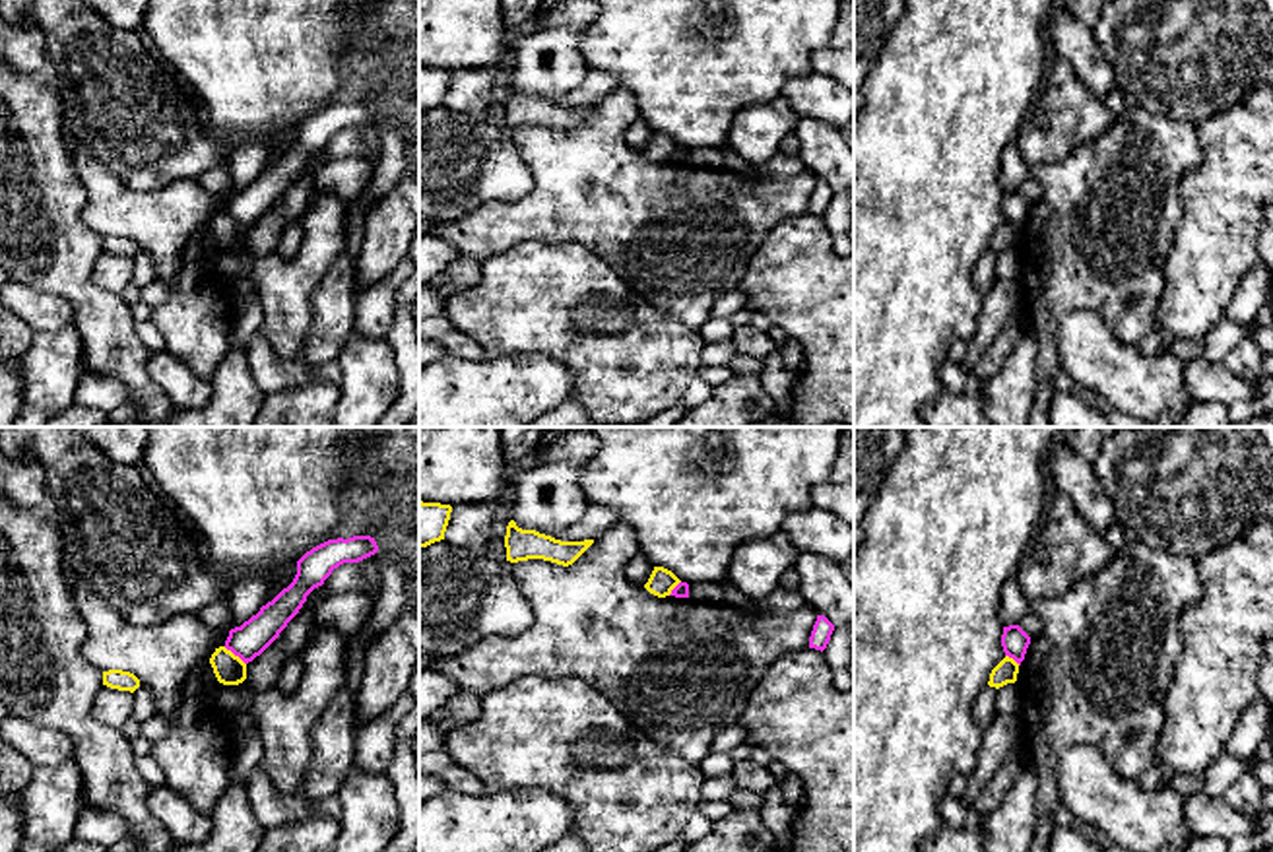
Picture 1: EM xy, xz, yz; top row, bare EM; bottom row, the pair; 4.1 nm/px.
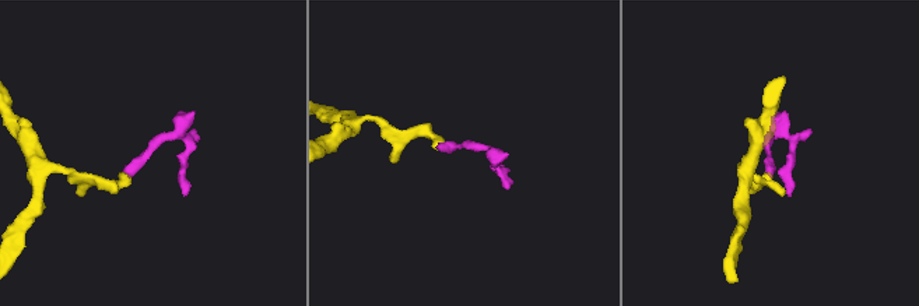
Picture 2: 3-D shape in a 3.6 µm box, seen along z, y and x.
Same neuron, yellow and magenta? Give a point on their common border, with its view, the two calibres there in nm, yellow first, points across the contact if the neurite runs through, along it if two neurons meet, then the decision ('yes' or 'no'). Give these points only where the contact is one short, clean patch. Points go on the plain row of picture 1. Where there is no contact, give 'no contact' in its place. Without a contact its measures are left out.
meets yellow in xy at (233, 220); 130 nm thick on the yellow side, 150 nm on the other; border along xy (224, 212), (245, 229); no

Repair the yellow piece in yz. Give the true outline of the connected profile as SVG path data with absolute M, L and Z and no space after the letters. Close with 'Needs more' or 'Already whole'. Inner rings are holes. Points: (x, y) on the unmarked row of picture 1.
M1005 221L992 235L988 250L999 254L999 252L1003 252L1007 248L1015 248L1017 246L1017 239L1019 239L1019 229L1013 223Z. Already whole

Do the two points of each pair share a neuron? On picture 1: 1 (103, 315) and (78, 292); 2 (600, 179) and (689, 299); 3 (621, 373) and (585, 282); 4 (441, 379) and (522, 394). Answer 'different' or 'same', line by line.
1: same
2: same
3: same
4: same

